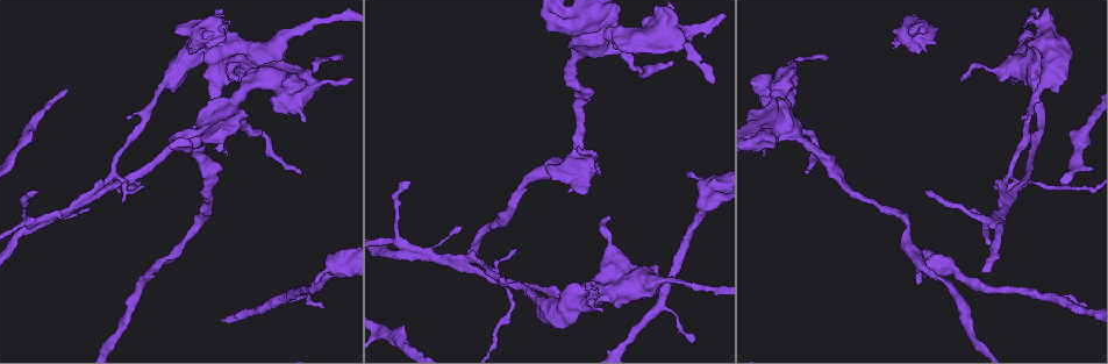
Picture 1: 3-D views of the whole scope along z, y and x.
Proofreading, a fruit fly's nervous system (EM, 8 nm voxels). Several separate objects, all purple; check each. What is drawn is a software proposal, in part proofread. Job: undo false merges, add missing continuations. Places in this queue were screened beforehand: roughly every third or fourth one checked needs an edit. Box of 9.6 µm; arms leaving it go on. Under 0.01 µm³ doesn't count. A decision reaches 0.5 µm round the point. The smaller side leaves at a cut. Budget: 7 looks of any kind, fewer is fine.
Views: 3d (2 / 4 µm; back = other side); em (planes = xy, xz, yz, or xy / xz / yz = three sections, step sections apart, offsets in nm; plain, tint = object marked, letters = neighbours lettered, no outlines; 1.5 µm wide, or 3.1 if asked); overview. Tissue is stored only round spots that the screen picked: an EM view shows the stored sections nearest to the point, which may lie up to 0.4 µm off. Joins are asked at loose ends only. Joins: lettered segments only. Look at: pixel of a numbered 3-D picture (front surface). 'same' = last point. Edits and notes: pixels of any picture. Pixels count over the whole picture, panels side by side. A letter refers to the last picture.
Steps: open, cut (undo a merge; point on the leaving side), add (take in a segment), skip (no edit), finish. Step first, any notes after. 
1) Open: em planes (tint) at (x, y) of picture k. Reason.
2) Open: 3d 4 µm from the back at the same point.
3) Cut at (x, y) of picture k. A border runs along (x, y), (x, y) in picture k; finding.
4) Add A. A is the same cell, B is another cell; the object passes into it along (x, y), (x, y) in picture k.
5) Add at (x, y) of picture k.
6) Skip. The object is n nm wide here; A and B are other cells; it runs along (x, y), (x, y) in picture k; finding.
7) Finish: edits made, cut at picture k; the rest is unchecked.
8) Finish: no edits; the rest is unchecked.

Open: 3d 2 µm at (296, 67) of picture 1. Thick end.

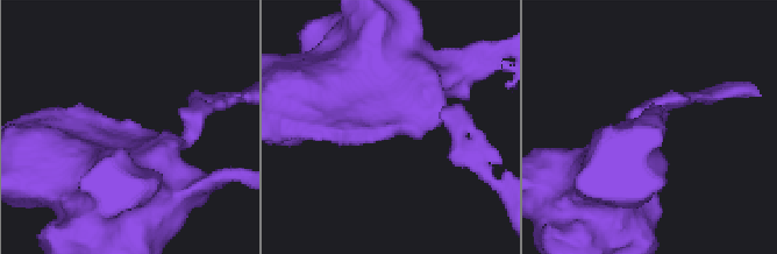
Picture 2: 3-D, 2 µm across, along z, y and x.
Open: em planes (letters) at (393, 126) of picture 2.

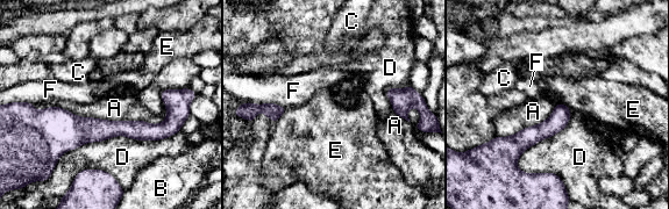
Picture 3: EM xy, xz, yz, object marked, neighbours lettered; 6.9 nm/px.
Skip. A, B, C, D, E and F are other cells; a border runs along (33, 105), (113, 121), (166, 117) in picture 3; none of them fits.

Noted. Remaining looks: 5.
Open: 3d 2 µm from the back at (673, 61) of picture 1. Thin end.

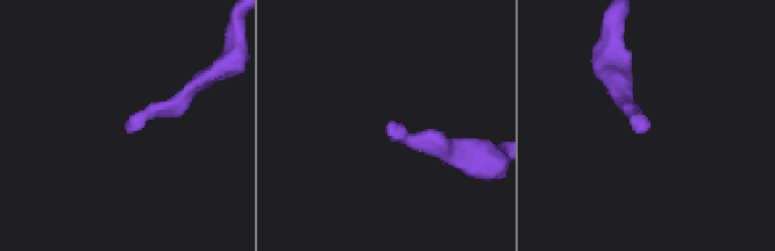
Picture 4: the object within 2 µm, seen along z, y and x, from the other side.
Open: em planes (plain) at (389, 126) of picture 4. Need the tissue.

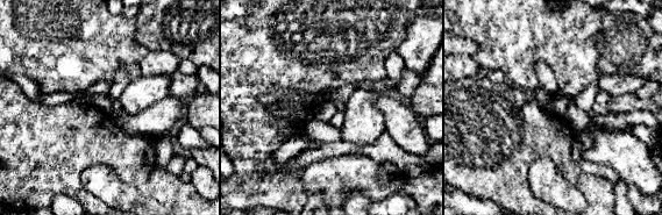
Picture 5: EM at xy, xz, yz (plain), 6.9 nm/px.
Open: em planes (letters) at the same point. See the neighbours.

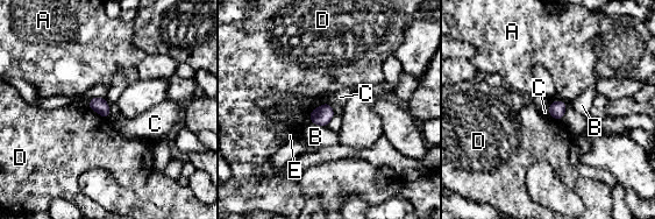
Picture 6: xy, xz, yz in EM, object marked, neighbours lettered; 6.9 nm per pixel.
Skip. The object is 110 nm wide here; A, B, C, D and E are other cells; a border runs along (547, 108), (552, 117) in picture 6; no lettered segment goes on from it.

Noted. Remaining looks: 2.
Open: 3d 2 µm at (193, 51) of picture 1.

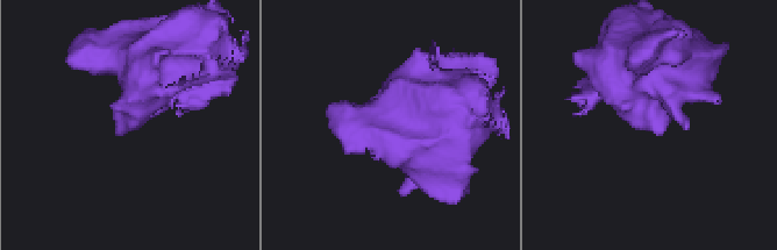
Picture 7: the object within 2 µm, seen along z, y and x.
Open: em planes (letters) at (121, 130) of picture 7.

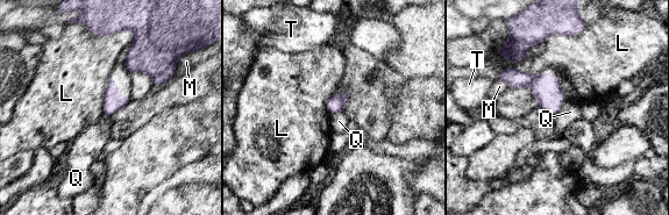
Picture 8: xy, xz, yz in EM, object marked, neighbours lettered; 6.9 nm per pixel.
Skip. The longest contact is with L, 260 nm; L, M, Q and T are other cells; no lettered segment goes on from it.

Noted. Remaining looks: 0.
Finish: no edits; the rest is unchecked.

